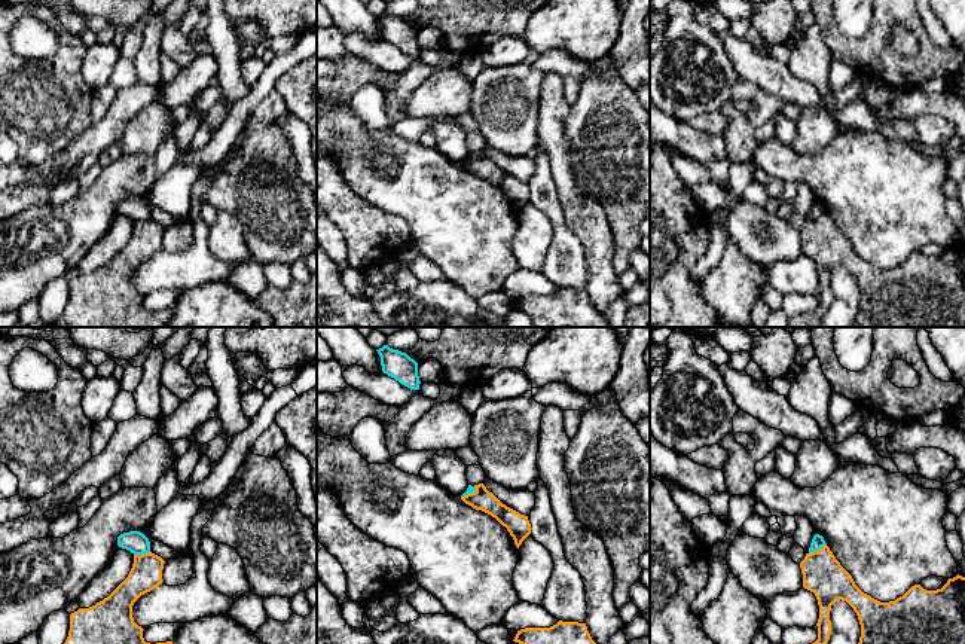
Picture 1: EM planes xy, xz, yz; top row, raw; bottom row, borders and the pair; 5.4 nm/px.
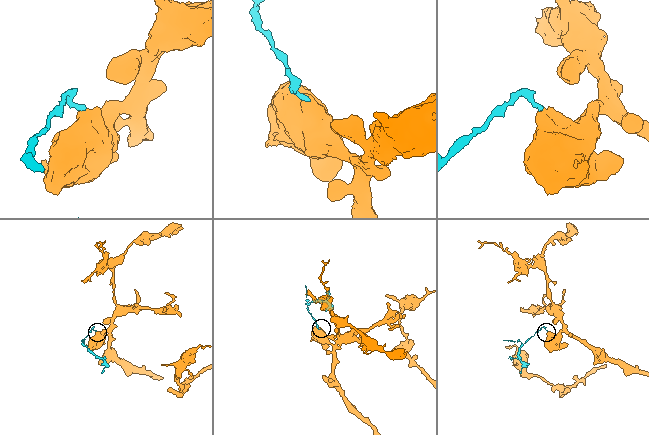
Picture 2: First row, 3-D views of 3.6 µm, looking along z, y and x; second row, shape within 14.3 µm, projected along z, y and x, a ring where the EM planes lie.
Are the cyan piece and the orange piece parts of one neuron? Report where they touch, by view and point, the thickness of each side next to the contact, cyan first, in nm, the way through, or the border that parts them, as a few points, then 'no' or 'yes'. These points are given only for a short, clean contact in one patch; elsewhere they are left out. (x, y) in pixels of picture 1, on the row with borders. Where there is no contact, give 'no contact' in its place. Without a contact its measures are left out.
yz (817, 551) | 70/220 nm | along yz (825, 543), (817, 551), (809, 552) | no

